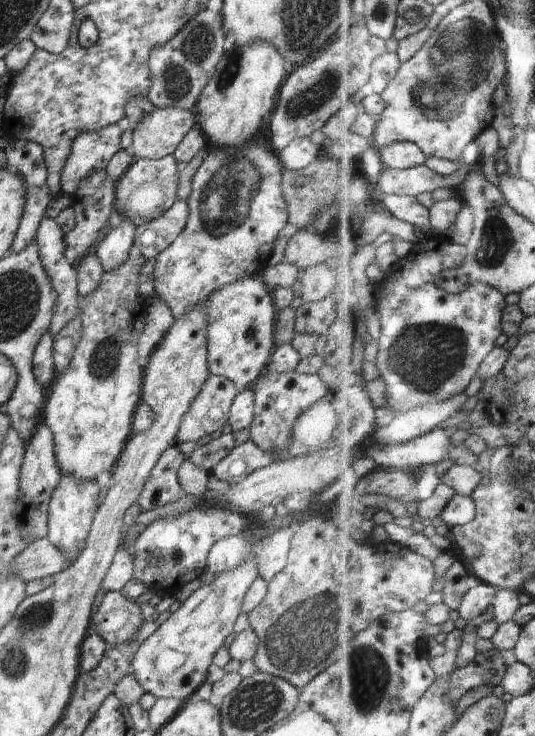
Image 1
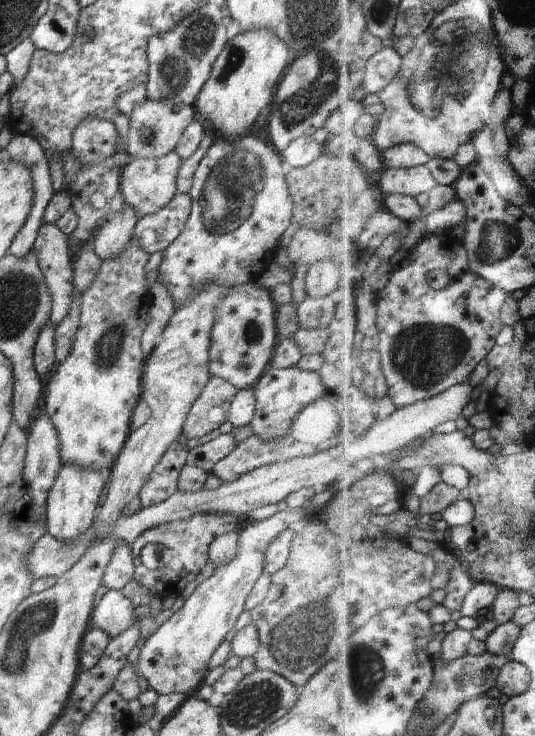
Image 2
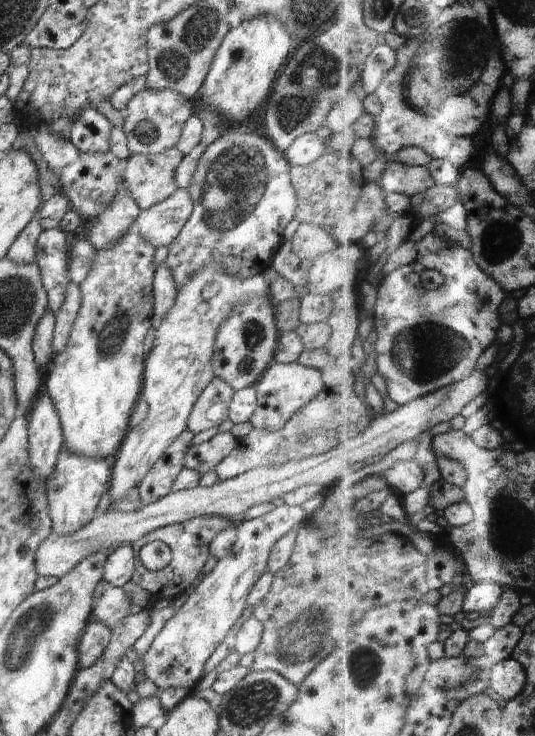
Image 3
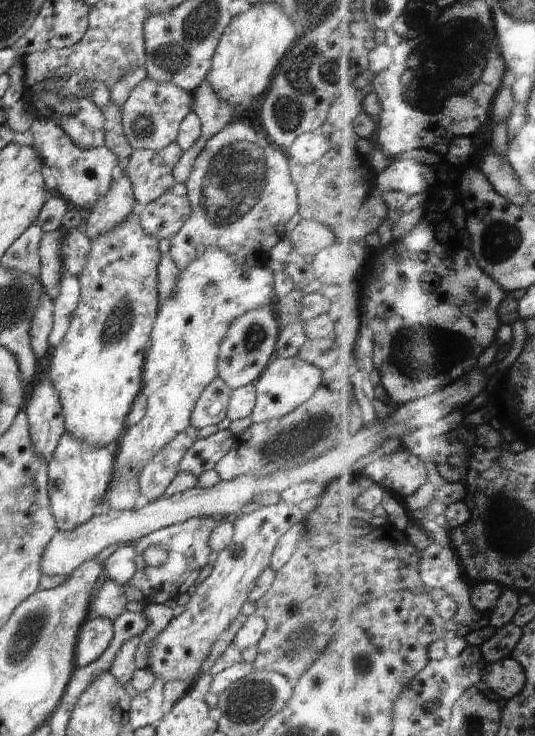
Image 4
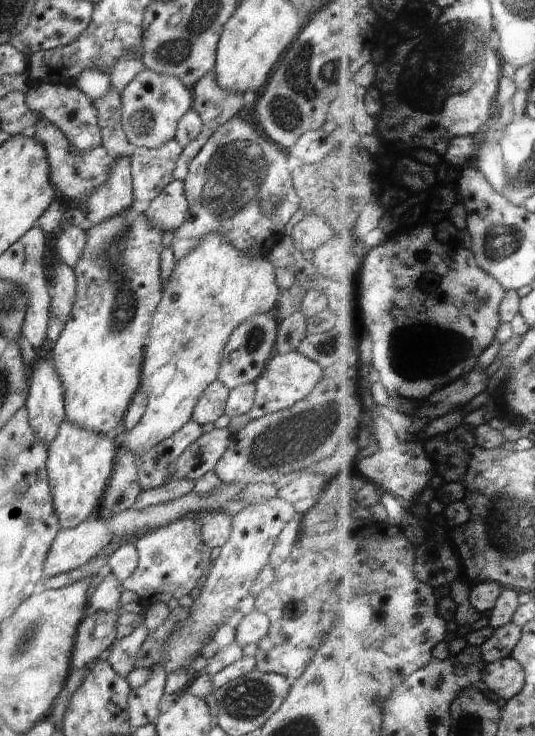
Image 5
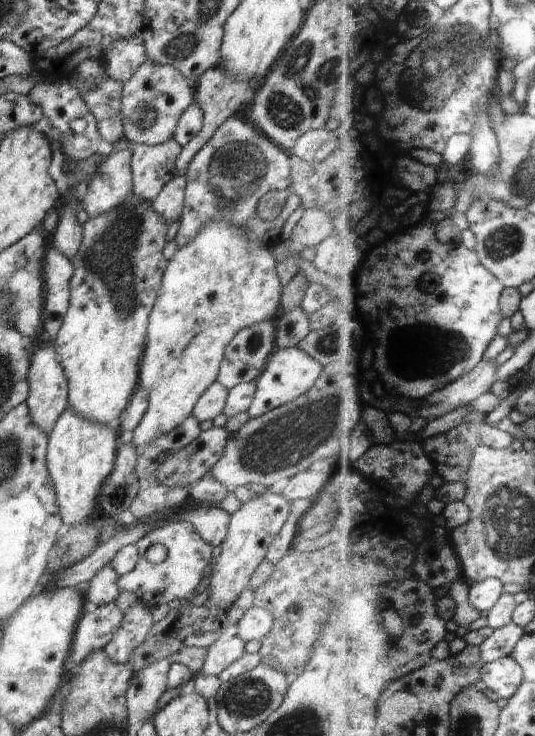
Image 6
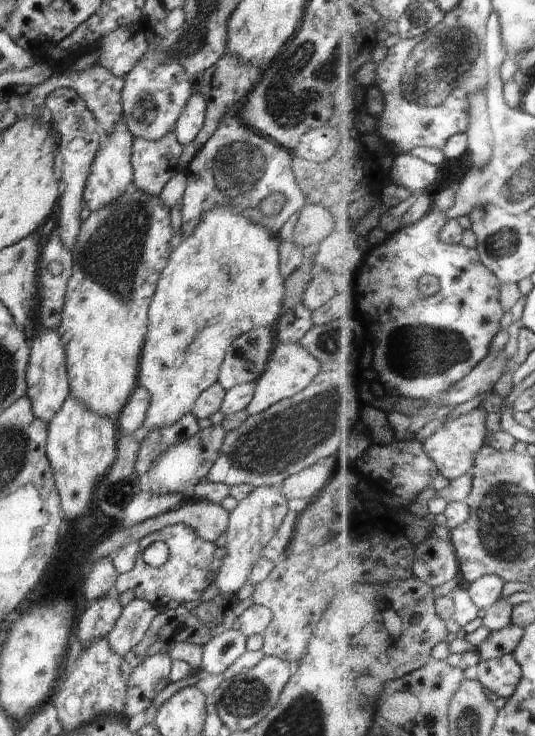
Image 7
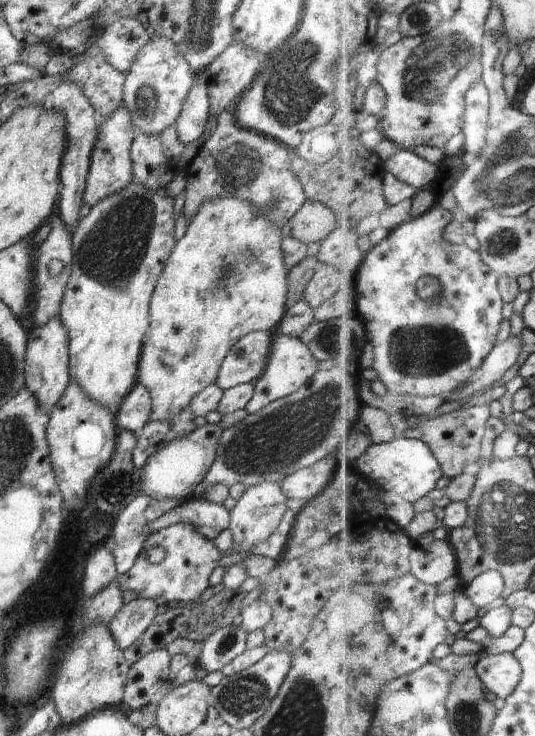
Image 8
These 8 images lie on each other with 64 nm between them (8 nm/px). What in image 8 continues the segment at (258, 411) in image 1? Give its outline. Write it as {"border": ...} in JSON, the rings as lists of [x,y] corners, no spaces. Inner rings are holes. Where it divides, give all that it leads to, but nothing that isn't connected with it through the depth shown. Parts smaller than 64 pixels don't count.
{"border":[[[274,331],[265,369],[262,376],[254,382],[255,389],[250,402],[245,406],[246,410],[249,414],[257,413],[267,404],[296,392],[321,367],[322,365],[312,356],[308,347],[299,338],[289,337],[282,332]]]}

